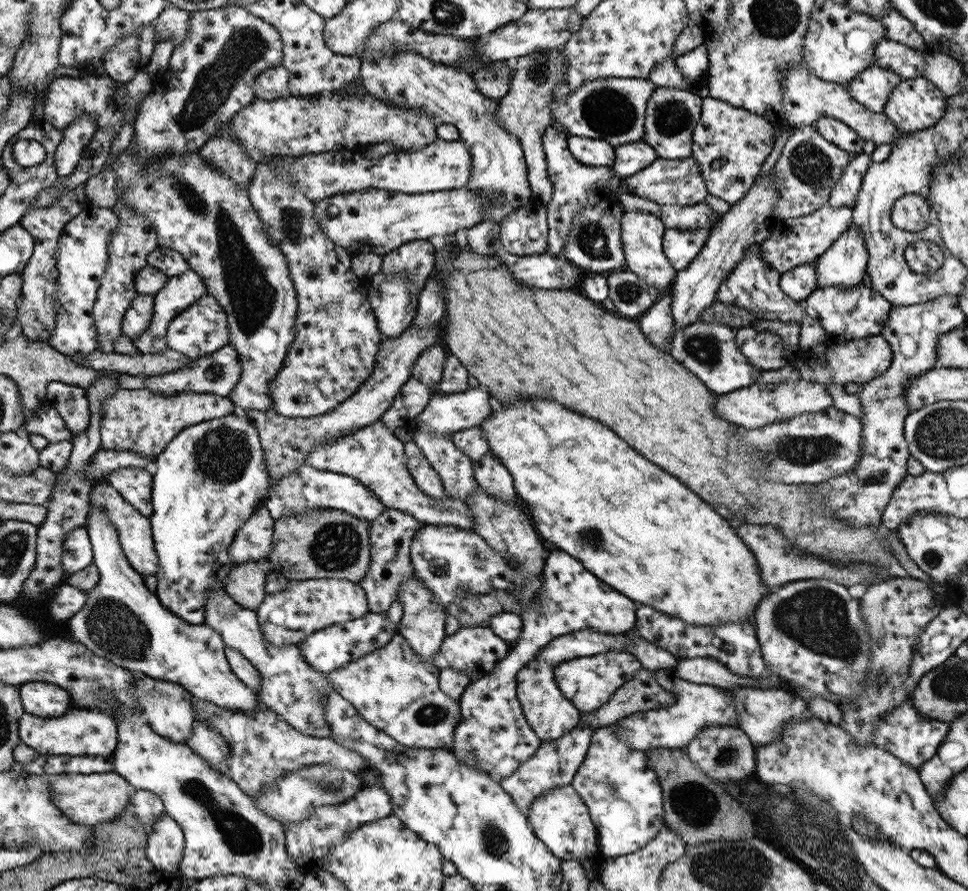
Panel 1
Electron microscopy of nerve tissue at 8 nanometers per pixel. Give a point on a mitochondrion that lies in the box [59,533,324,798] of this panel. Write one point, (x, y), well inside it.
(118, 629)

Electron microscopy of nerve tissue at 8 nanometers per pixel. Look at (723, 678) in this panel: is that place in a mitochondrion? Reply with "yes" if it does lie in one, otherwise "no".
no

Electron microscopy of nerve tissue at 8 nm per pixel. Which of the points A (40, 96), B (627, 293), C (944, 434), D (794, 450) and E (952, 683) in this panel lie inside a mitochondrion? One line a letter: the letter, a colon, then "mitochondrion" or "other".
A: other
B: mitochondrion
C: mitochondrion
D: mitochondrion
E: mitochondrion

